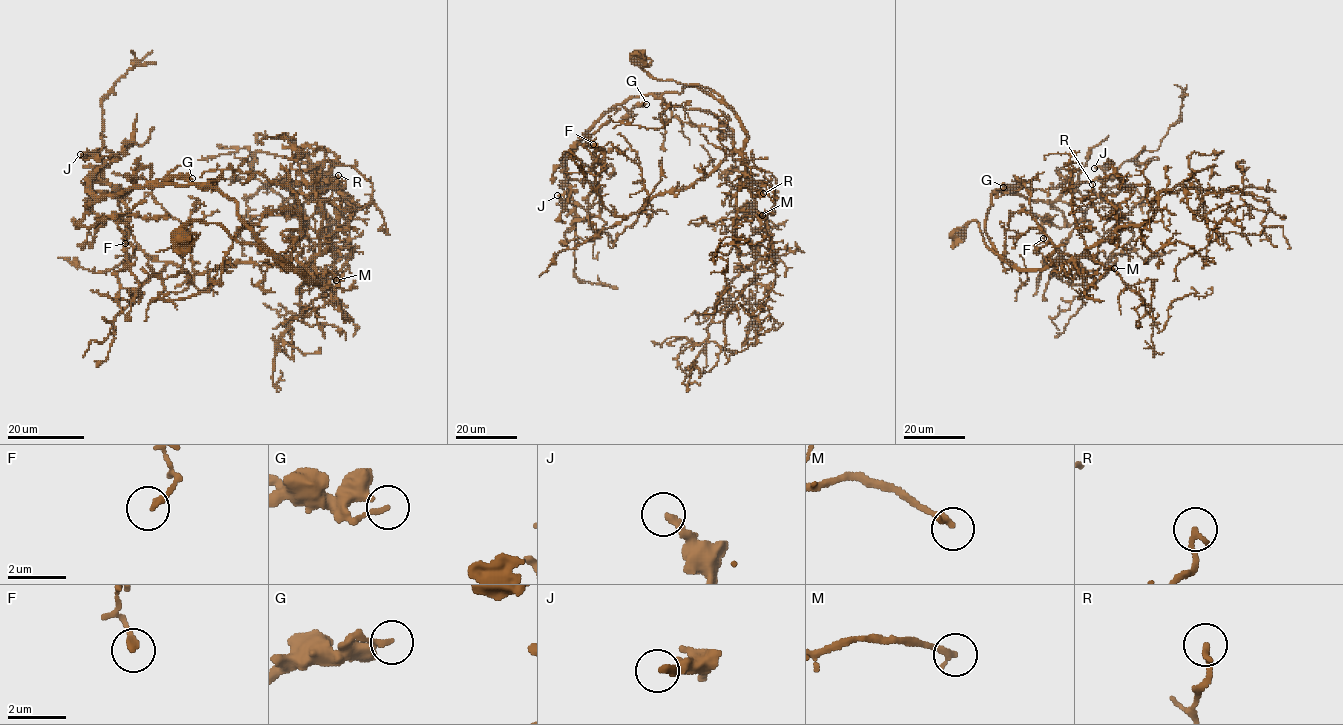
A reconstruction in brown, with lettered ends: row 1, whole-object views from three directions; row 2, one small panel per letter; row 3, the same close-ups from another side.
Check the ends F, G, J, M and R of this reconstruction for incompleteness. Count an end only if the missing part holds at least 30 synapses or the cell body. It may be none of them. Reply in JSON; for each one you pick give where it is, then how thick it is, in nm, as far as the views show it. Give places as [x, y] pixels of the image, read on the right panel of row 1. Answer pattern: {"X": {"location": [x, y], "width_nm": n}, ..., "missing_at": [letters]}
{"M": {"location": [1114, 268], "width_nm": 220}, "missing_at": ["M"]}

